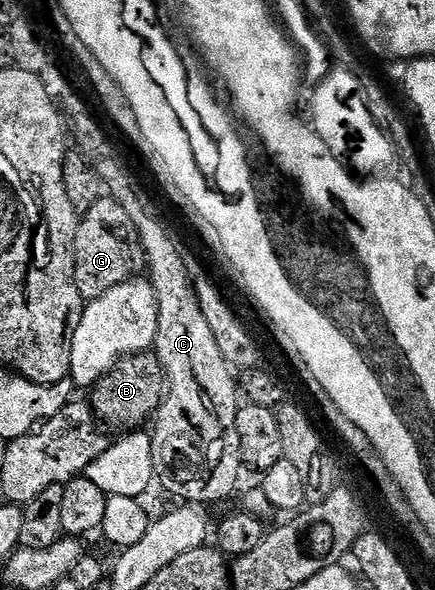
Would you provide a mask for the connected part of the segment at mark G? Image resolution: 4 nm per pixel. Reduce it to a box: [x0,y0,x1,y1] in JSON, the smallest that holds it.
[74,196,143,300]

